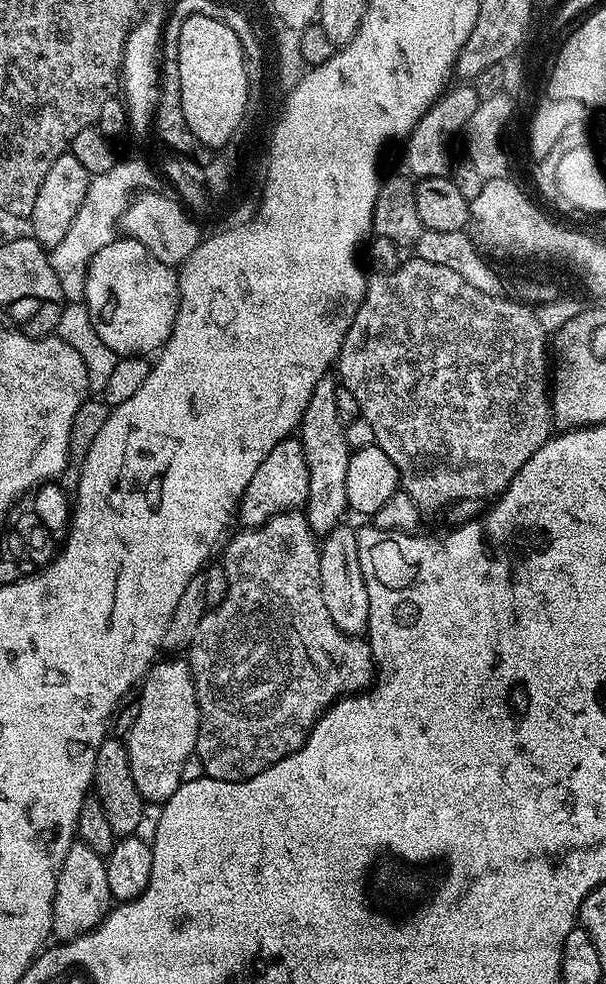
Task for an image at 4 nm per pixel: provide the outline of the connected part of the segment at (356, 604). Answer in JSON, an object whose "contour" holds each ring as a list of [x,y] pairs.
{"contour":[[[339,524],[323,537],[320,549],[320,585],[326,610],[334,624],[347,636],[363,637],[368,630],[370,618],[370,594],[366,590],[366,578],[358,562],[357,531],[354,528]]]}

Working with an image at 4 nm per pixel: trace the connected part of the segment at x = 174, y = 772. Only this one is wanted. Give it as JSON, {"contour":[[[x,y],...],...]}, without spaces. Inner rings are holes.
{"contour":[[[157,659],[139,685],[140,709],[126,735],[134,786],[138,786],[138,794],[142,794],[145,802],[158,805],[172,797],[185,779],[184,767],[188,759],[193,759],[200,729],[198,698],[188,661],[168,659],[172,660]]]}

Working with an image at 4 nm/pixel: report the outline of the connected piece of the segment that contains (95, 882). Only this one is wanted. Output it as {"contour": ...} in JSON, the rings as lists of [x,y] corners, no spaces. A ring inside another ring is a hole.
{"contour":[[[74,842],[62,858],[62,866],[56,874],[56,889],[52,903],[52,936],[57,941],[72,940],[87,932],[93,932],[104,921],[113,907],[110,882],[106,882],[106,860],[90,846]]]}

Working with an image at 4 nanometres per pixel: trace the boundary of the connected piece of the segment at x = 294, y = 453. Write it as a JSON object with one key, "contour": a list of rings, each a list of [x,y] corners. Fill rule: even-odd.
{"contour":[[[289,438],[278,442],[274,450],[254,470],[254,478],[250,478],[250,486],[240,499],[238,509],[238,520],[244,528],[257,528],[262,526],[270,518],[274,518],[280,512],[293,511],[297,506],[304,506],[308,503],[308,491],[310,490],[310,470],[306,462],[304,446],[299,439]]]}

